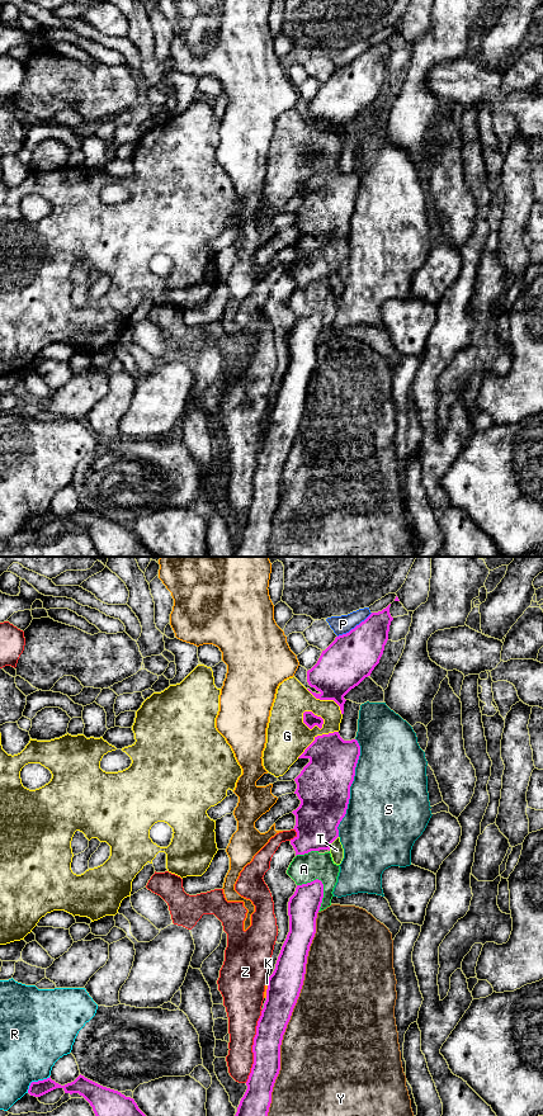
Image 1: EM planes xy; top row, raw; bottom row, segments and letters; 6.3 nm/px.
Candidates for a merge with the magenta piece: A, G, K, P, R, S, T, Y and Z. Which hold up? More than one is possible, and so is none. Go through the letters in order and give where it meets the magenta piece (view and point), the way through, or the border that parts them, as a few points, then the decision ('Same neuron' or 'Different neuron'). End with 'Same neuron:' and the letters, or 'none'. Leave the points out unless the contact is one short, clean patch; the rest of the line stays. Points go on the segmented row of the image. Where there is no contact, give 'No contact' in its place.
A: Touches magenta at xy (322, 884). Different neuron
G: Touches magenta at xy (316, 715). Different neuron
K: Touches magenta at xy (267, 991). Different neuron
P: Touches magenta at xy (355, 627). Boundary: xy (372, 613), (338, 637). Different neuron
R: Touches magenta at xy (36, 1082). Different neuron
S: Touches magenta at xy (349, 788). Different neuron
T: Touches magenta at xy (331, 842). Boundary: xy (338, 836), (329, 850). Different neuron
Y: Touches magenta at xy (291, 1013). Different neuron
Z: Touches magenta at xy (253, 1046). Different neuron
Same neuron: none

